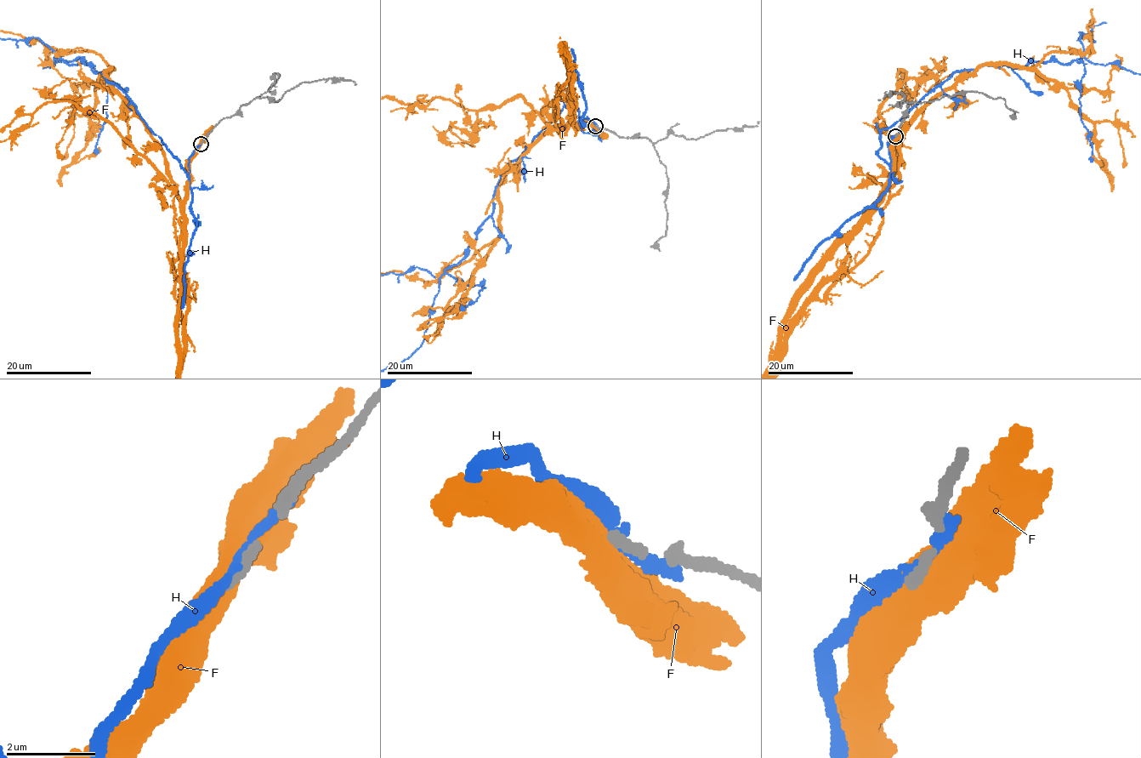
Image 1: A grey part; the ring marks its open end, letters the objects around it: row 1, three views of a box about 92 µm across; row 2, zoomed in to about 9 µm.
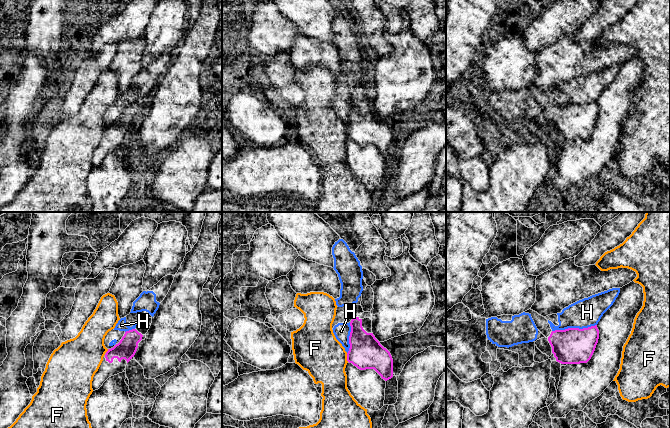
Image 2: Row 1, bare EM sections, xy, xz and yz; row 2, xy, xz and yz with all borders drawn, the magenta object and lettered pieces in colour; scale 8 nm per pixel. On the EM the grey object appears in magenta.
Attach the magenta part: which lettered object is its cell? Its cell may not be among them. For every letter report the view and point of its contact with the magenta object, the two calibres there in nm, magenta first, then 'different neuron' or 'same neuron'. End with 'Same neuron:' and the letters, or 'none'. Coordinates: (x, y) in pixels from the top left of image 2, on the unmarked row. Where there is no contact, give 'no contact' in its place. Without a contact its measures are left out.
F: contact xz (347, 133); calibres 260 and 360 nm; different neuron
H: contact yz (574, 104); calibres 280 and 220 nm; different neuron
Same neuron: none

